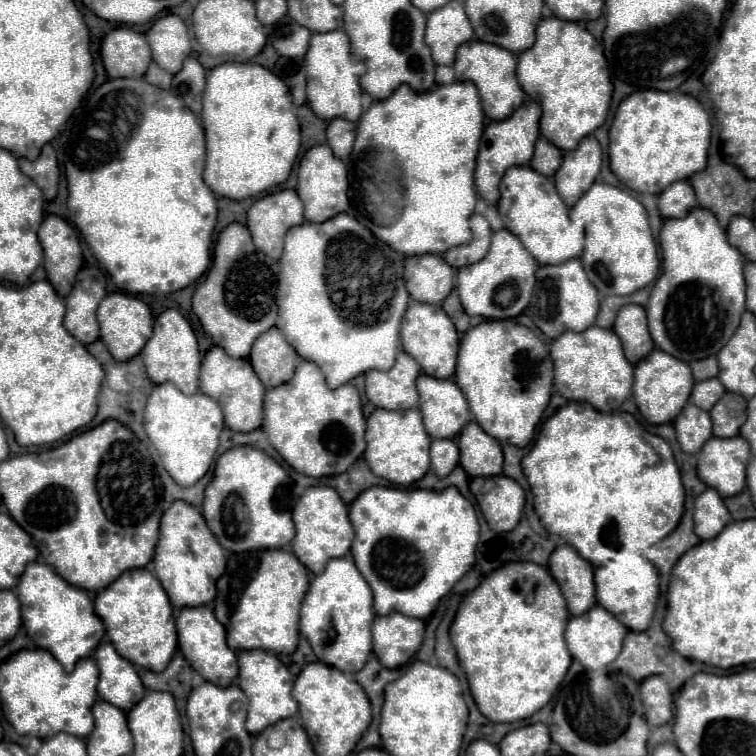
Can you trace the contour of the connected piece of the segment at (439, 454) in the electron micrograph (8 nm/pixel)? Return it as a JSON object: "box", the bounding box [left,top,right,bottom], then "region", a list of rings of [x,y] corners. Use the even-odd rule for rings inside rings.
{"box":[431,441,459,477],"region":[[[433,441],[431,443],[431,467],[439,477],[447,477],[459,463],[459,447],[455,441]]]}

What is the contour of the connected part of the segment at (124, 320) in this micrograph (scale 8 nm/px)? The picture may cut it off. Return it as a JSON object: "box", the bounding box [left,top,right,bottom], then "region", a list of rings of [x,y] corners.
{"box":[97,293,153,361],"region":[[[109,293],[97,309],[97,321],[101,327],[101,341],[107,345],[115,361],[129,361],[135,357],[153,333],[153,317],[149,307],[141,299],[125,293]]]}

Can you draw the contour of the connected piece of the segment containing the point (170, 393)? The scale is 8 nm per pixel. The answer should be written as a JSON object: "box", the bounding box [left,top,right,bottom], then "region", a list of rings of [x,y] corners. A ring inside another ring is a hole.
{"box":[143,383,223,485],"region":[[[173,383],[155,385],[147,399],[143,427],[157,449],[165,471],[177,485],[195,485],[209,471],[215,451],[219,447],[219,435],[223,431],[223,411],[219,403],[205,393],[185,395]]]}

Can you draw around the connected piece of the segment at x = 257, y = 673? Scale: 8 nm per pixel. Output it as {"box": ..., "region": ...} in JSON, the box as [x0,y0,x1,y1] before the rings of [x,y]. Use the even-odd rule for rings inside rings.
{"box":[237,650,297,735],"region":[[[263,650],[243,651],[238,654],[239,677],[237,685],[249,697],[249,713],[247,713],[247,731],[257,735],[265,727],[297,715],[297,701],[291,697],[293,677],[289,669],[279,661],[277,655]]]}

